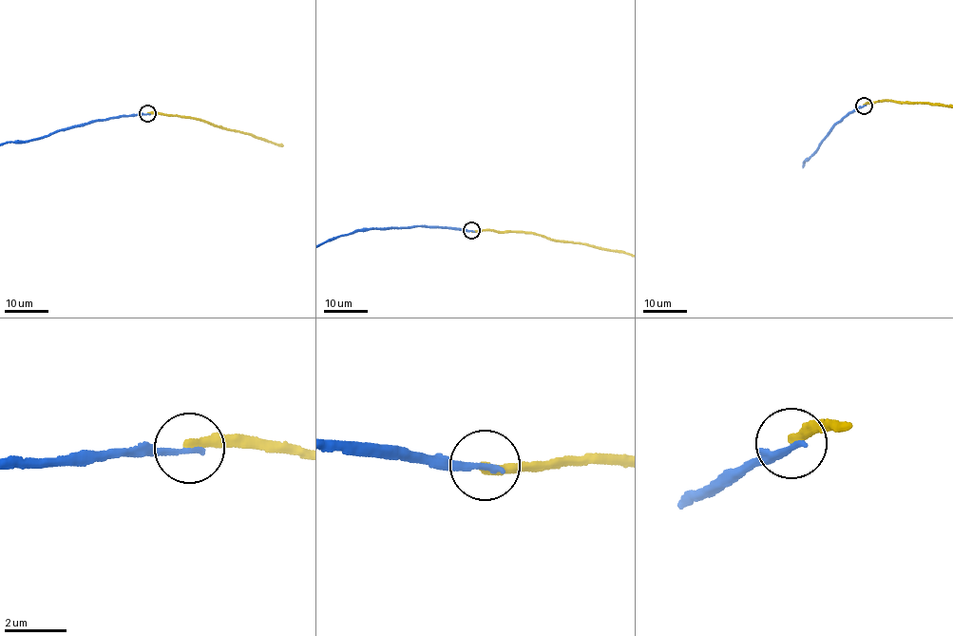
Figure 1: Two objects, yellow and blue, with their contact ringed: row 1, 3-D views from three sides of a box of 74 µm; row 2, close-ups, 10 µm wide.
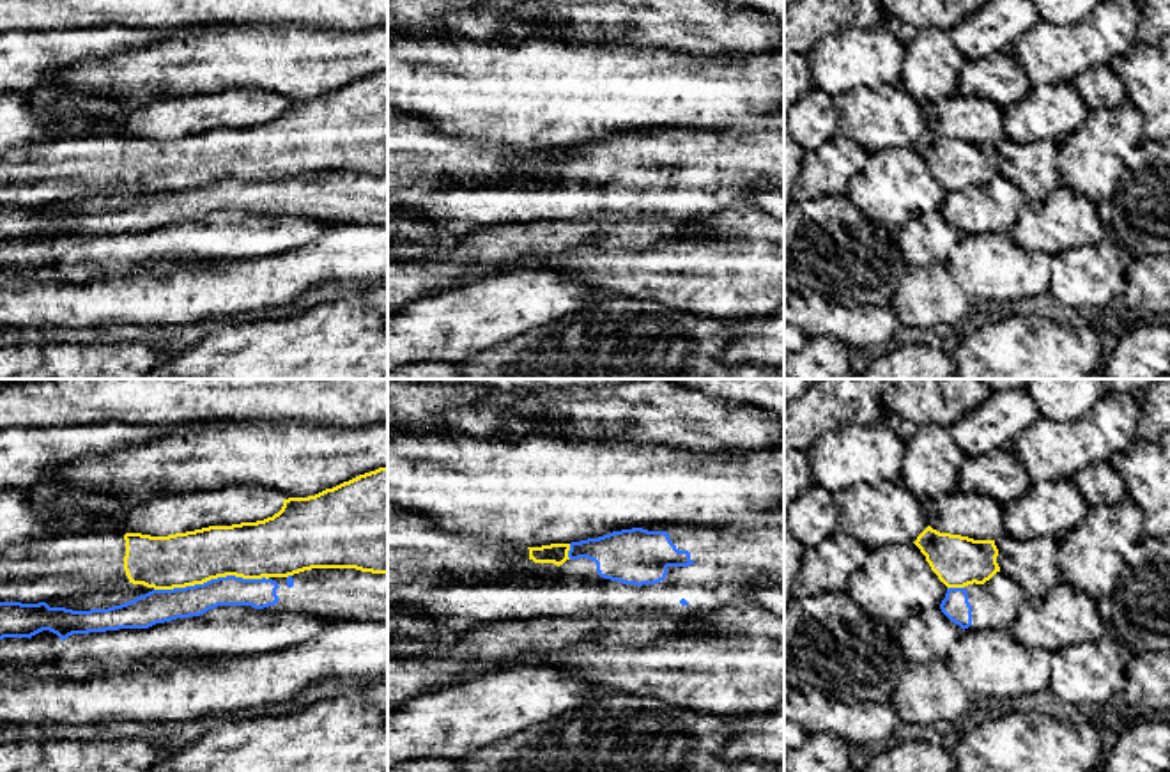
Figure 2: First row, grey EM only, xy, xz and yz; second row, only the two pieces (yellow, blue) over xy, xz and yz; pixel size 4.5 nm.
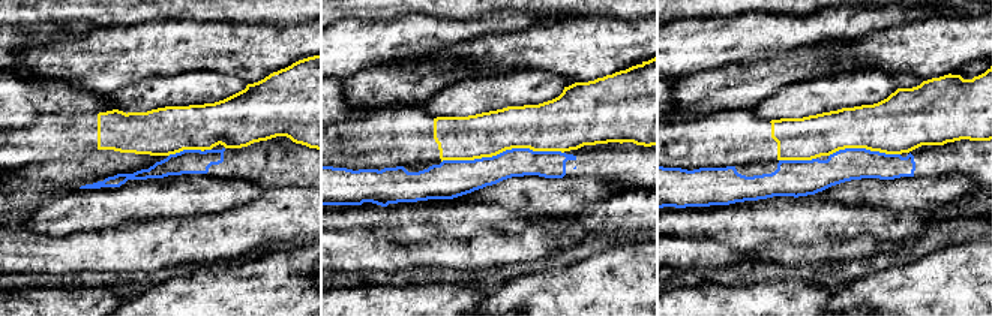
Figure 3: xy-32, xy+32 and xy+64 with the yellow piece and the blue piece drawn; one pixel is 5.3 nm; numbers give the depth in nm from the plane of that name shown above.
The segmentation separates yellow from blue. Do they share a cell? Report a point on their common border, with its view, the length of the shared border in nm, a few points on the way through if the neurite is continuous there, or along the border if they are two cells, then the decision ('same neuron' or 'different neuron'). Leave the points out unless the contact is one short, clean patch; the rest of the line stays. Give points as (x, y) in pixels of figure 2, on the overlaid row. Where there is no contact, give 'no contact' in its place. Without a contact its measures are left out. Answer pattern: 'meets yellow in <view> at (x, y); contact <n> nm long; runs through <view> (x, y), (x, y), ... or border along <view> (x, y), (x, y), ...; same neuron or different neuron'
meets yellow in xy at (211, 578); contact 500 nm long; different neuron

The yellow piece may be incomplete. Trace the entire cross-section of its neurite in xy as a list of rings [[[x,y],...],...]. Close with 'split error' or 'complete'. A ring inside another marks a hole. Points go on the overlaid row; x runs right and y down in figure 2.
[[[388,466],[308,498],[283,499],[273,517],[168,537],[122,531],[57,533],[35,547],[0,552],[0,602],[39,604],[143,584],[173,590],[235,575],[289,577],[312,568],[388,574]]]; split error

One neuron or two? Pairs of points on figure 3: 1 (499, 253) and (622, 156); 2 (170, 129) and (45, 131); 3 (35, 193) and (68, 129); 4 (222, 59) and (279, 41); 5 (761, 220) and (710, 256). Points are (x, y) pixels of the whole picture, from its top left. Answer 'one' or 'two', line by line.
1: two
2: one
3: two
4: one
5: two

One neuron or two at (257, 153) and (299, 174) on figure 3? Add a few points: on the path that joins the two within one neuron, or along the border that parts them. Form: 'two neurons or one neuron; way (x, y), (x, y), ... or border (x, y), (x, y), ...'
one neuron; way (267, 163), (288, 165)

